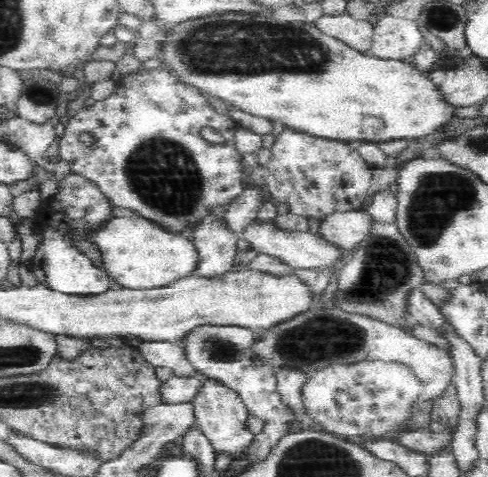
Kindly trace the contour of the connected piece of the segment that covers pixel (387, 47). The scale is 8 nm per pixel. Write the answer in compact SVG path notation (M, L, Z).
M380 14L373 26L374 36L370 54L386 60L401 60L414 55L423 42L418 22Z

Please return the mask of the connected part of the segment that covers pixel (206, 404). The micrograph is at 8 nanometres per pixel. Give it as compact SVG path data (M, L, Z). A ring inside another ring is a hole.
M207 378L198 386L192 400L193 415L200 430L211 440L215 450L229 452L233 457L250 444L252 434L245 428L249 418L246 408L242 405L238 393L228 385L215 379Z

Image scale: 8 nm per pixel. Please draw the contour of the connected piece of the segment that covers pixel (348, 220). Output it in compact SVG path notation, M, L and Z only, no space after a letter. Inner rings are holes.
M362 211L335 212L320 219L316 234L342 253L356 248L368 234L368 228L370 221L366 215L362 215Z

